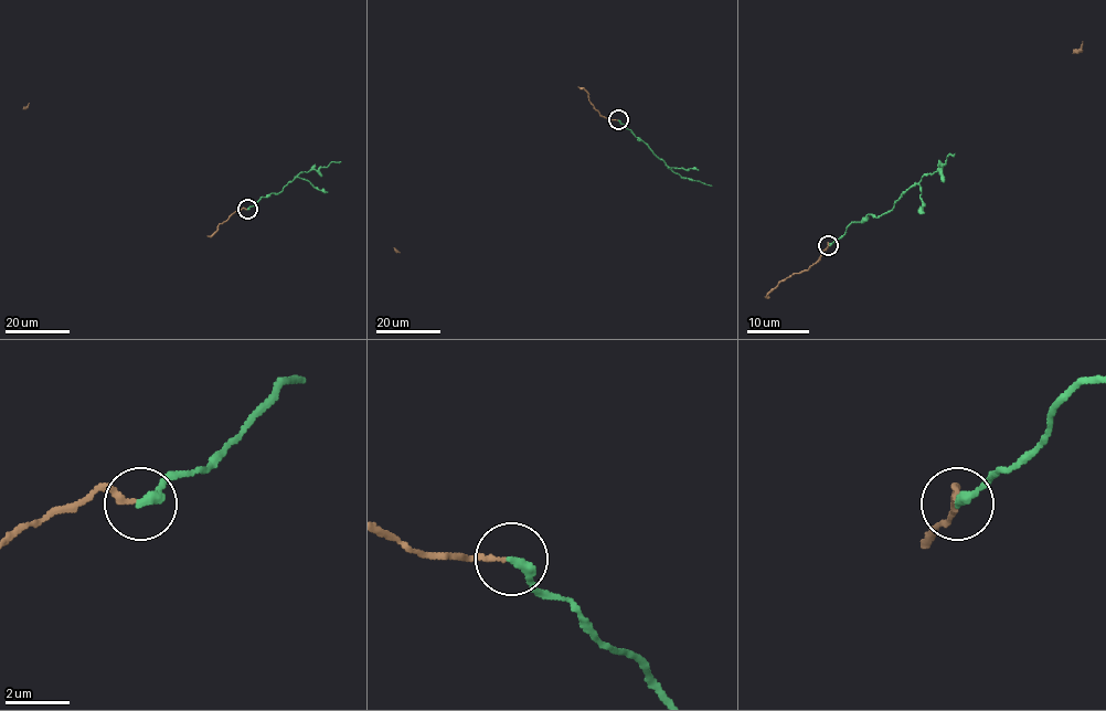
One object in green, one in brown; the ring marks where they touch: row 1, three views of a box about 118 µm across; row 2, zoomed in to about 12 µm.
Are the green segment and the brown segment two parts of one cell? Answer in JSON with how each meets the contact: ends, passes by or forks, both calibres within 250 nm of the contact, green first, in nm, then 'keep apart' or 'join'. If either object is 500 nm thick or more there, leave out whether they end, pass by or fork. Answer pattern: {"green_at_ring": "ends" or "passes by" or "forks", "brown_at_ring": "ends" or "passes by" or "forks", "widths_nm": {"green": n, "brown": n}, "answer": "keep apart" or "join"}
{"green_at_ring": "ends", "brown_at_ring": "ends", "widths_nm": {"green": 320, "brown": 170}, "answer": "join"}

